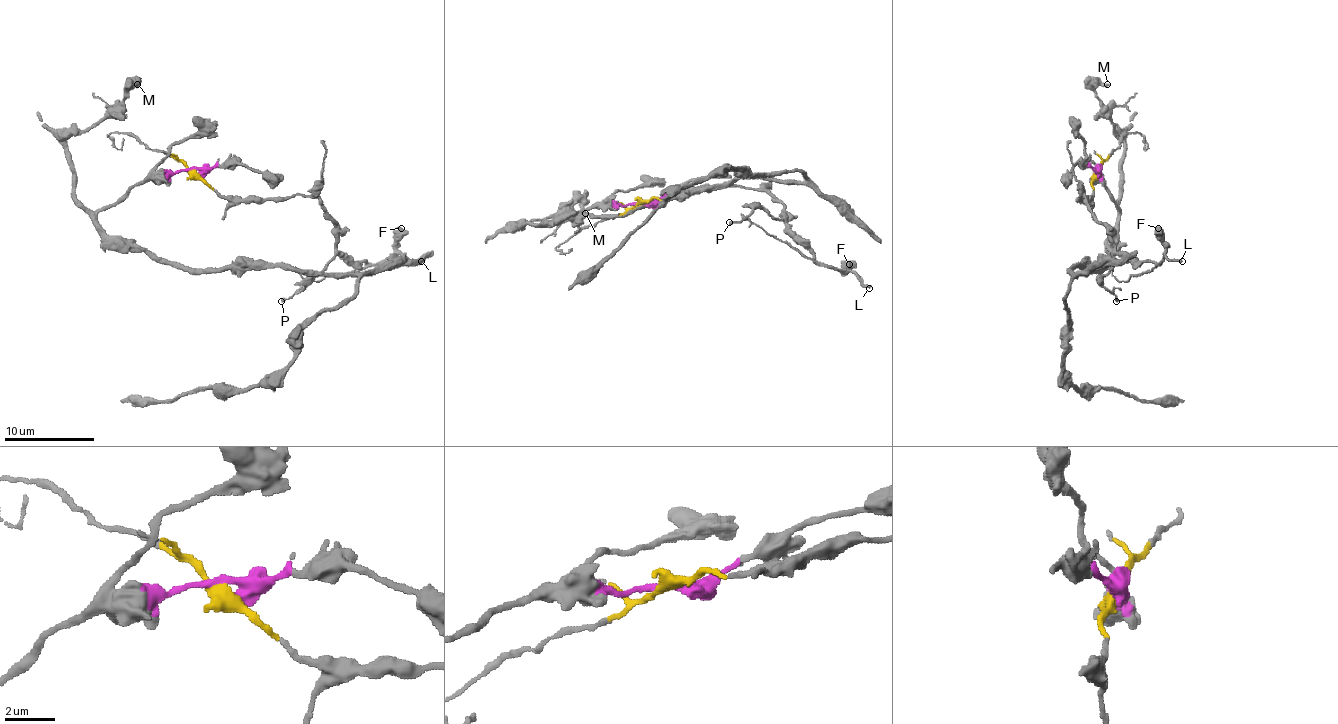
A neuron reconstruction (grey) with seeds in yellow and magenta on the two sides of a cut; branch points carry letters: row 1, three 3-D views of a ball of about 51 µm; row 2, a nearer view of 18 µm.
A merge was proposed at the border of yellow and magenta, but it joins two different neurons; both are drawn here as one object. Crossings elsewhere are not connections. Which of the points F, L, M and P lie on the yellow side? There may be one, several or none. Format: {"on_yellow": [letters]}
{"on_yellow": ["F", "L", "P"]}

